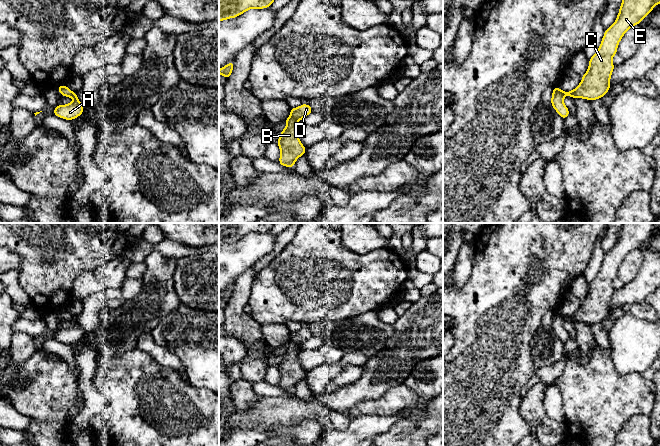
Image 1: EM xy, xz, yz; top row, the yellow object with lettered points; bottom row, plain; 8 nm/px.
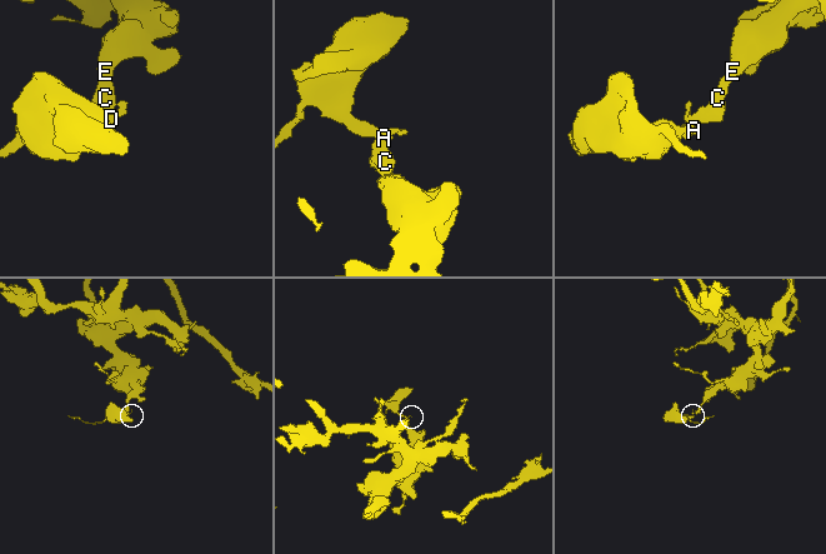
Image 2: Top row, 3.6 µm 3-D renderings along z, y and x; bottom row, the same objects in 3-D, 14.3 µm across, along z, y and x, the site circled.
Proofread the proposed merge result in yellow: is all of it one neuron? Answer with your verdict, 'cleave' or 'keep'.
cleave

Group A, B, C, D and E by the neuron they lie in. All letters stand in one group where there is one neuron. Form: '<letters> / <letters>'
A D / B C E

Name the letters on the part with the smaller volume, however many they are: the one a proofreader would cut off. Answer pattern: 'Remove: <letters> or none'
Remove: A, D

